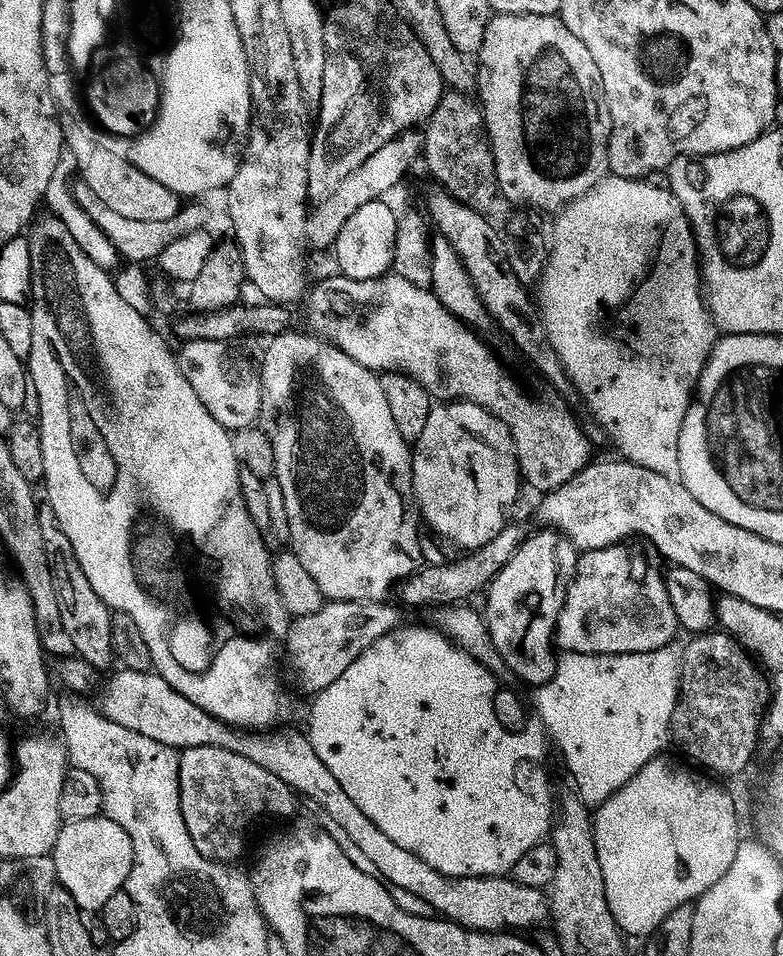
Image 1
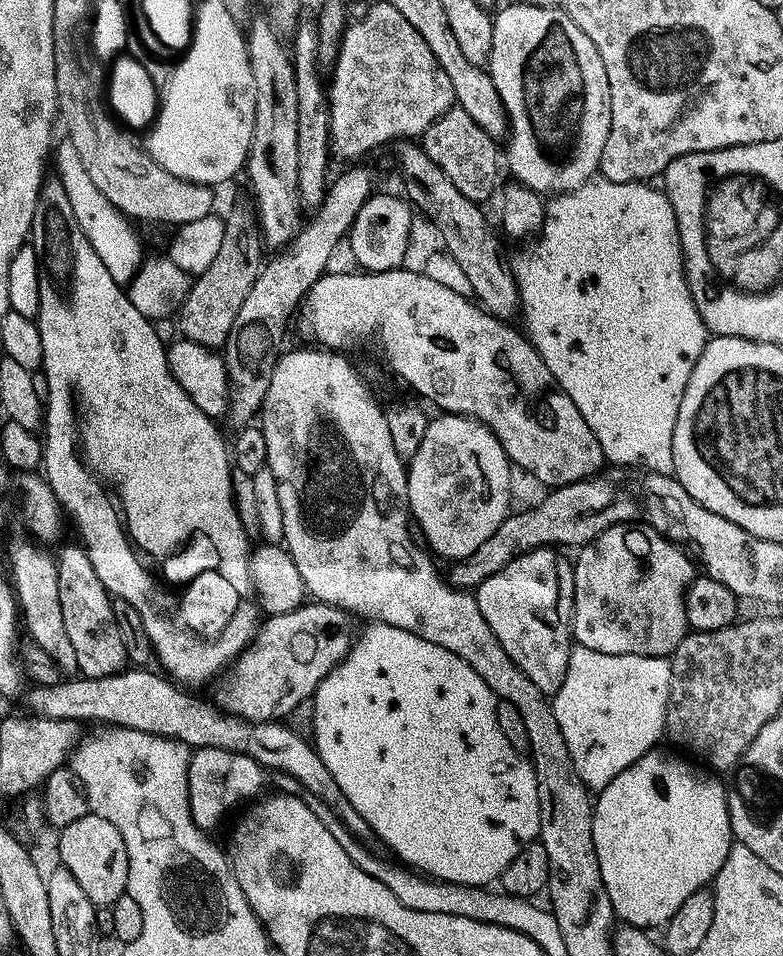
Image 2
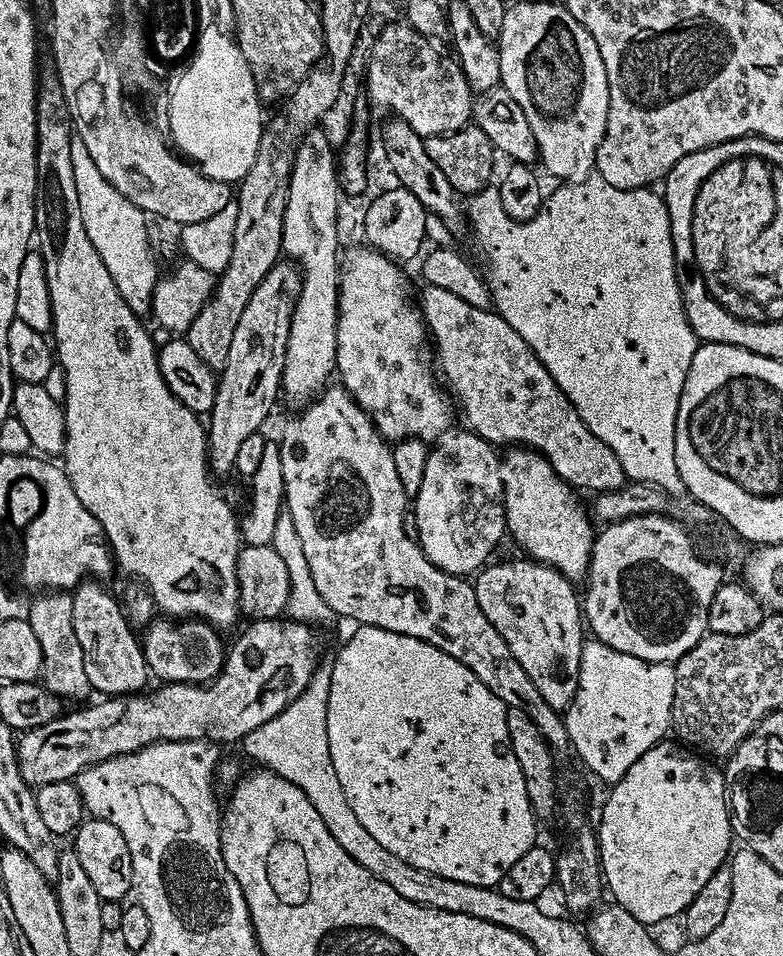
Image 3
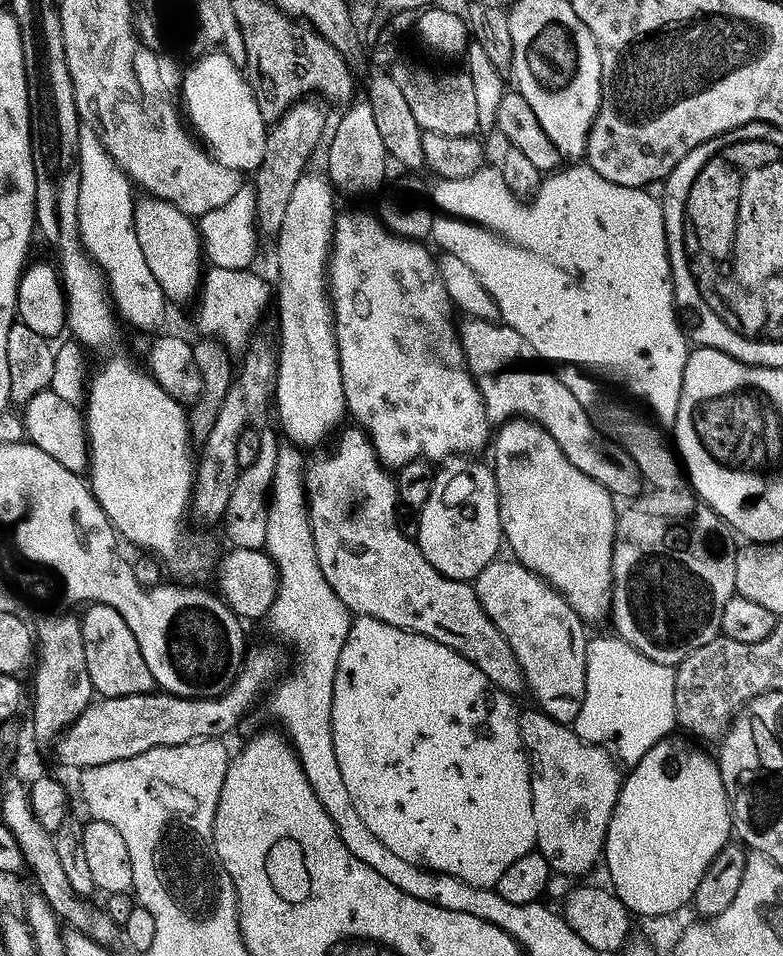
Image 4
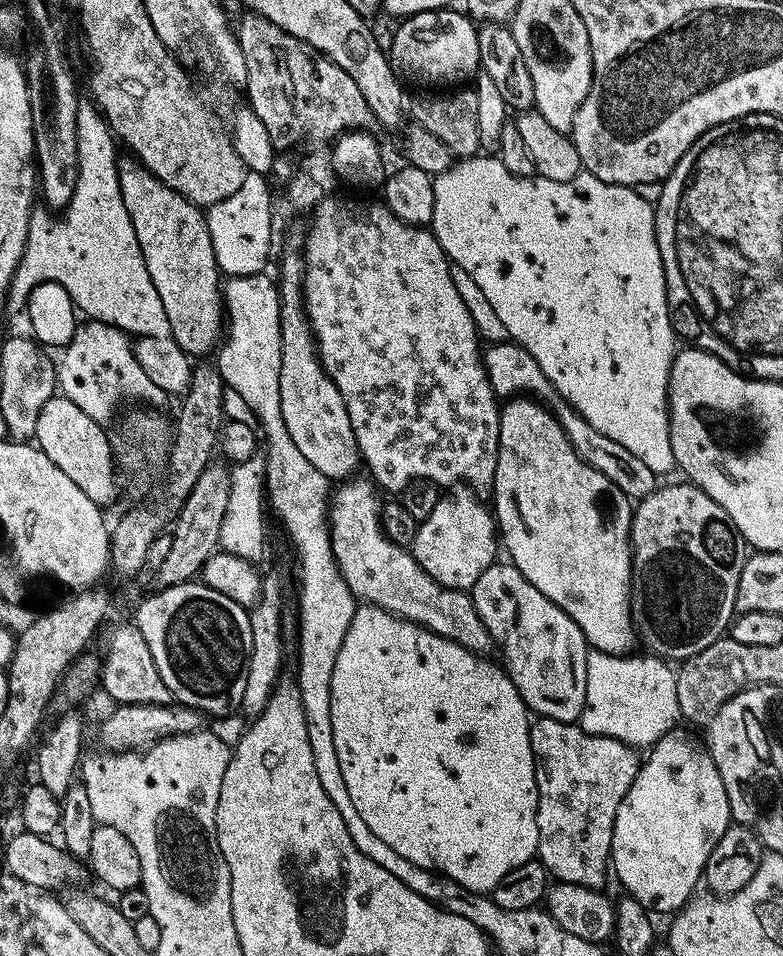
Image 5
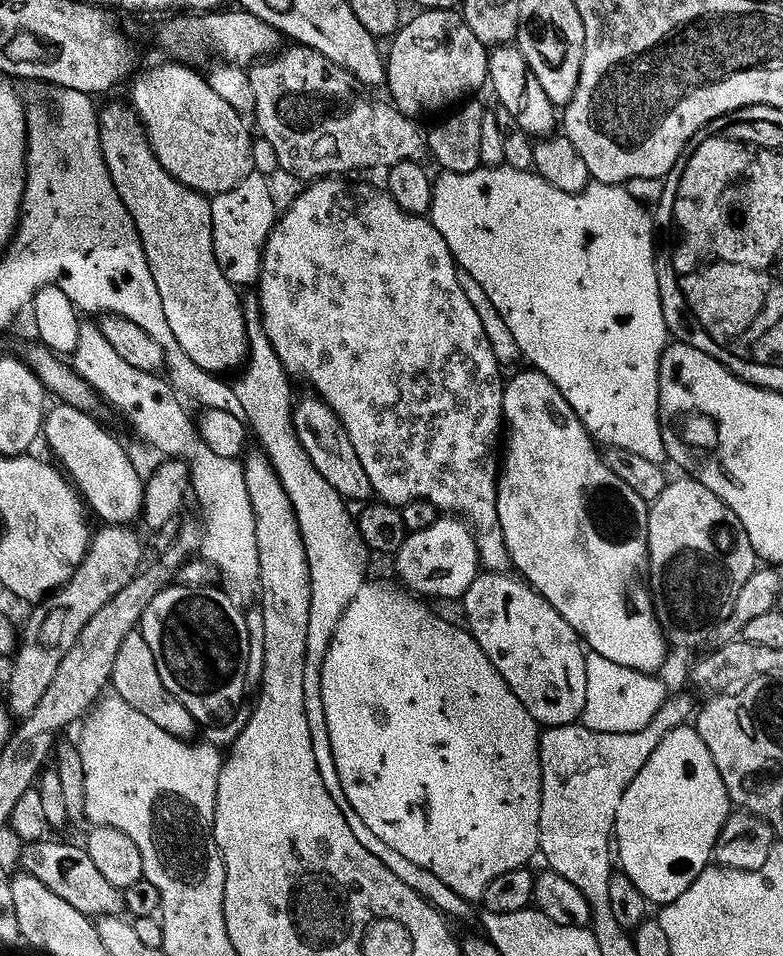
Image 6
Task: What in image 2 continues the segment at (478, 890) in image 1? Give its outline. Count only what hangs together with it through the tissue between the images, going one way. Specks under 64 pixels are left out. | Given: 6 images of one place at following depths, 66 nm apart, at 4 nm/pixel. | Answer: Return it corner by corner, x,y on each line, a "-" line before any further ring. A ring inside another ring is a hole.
132,666
106,678
68,678
52,687
29,687
26,692
27,711
45,720
102,720
104,724
142,730
155,736
166,736
193,749
221,748
241,752
254,758
265,770
277,768
278,771
293,776
309,792
307,795
316,797
313,799
326,805
357,840
364,842
369,839
368,823
360,817
358,810
354,810
354,806
350,806
346,794
338,790
334,774
326,770
315,747
287,728
287,723
254,724
249,720
230,716
213,703
206,704
202,700
187,696
183,687
177,686
159,671
156,673
147,672
148,670
144,666

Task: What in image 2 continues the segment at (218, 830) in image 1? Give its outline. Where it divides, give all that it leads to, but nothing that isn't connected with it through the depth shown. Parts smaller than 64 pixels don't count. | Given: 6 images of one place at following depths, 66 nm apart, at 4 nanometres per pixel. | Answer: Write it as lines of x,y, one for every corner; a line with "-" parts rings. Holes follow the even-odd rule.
221,748
195,749
188,767
188,778
191,814
197,826
205,830
216,828
239,804
255,801
265,791
268,776
261,764
241,752

